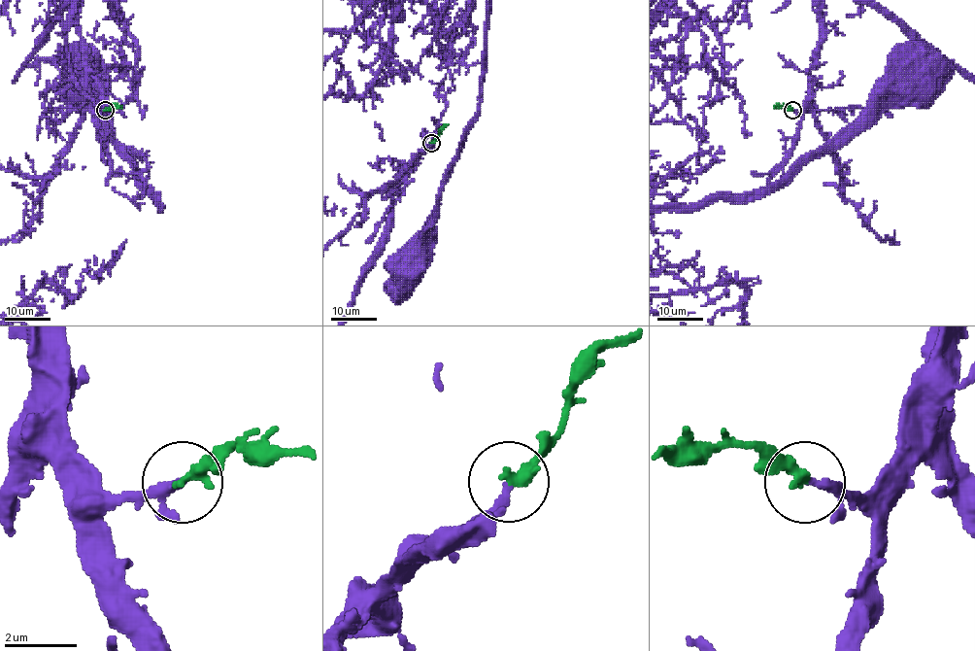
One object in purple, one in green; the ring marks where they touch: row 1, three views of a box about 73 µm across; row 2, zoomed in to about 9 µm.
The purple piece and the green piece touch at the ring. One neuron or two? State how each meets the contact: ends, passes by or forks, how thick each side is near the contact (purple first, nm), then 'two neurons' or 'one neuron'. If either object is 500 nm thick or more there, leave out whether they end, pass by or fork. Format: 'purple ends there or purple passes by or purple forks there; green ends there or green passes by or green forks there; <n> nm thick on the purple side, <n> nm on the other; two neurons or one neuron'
purple passes by; green ends there; 180 nm thick on the purple side, 320 nm on the other; one neuron

